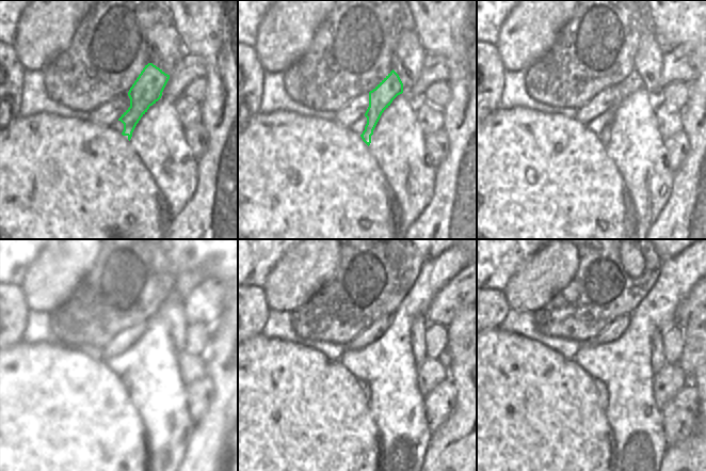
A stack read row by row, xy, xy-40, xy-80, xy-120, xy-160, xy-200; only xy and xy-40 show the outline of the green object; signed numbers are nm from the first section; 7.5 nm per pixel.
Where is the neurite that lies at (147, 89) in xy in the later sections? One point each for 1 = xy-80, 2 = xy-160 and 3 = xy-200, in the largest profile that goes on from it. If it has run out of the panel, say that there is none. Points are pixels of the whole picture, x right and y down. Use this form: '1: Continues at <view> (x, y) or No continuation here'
1: Continues at xy-80 (632, 82)
2: Continues at xy-160 (363, 385)
3: Continues at xy-200 (602, 389)

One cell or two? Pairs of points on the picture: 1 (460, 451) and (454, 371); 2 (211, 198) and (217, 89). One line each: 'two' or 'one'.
1: one
2: one

